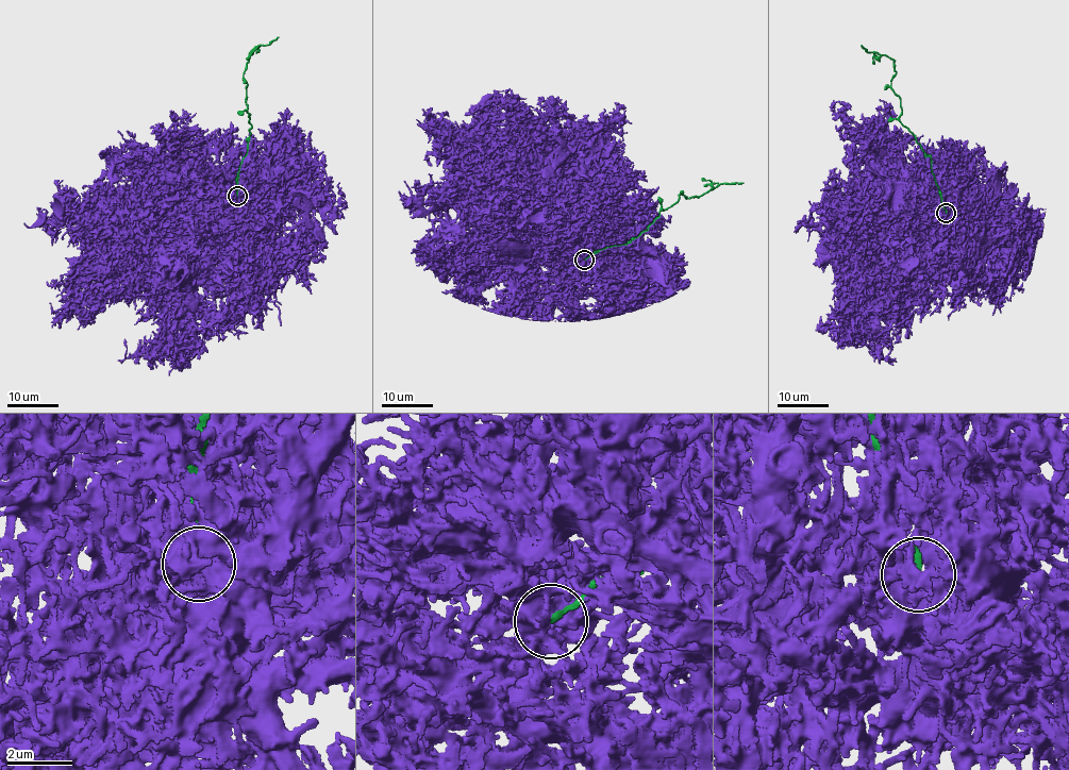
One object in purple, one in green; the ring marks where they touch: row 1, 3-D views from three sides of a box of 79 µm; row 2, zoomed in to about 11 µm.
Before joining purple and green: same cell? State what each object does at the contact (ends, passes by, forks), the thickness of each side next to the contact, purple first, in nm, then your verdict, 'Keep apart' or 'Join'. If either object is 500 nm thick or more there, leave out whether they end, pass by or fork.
At the ring purple passes by. At the ring green ends. Thickness 200 nm (purple) against 130 nm. Keep apart

